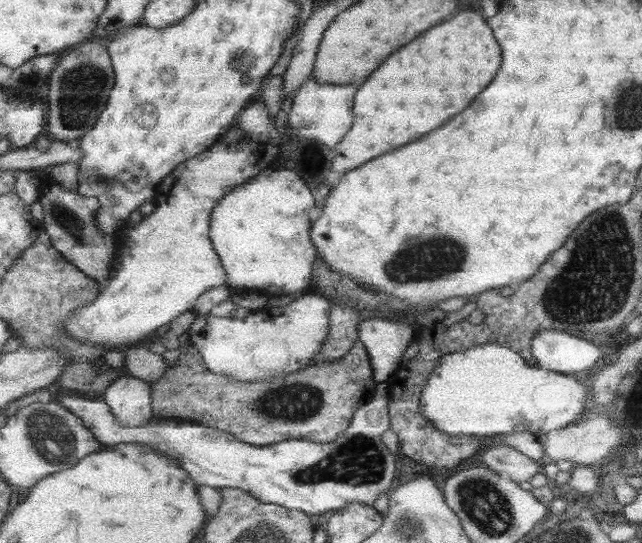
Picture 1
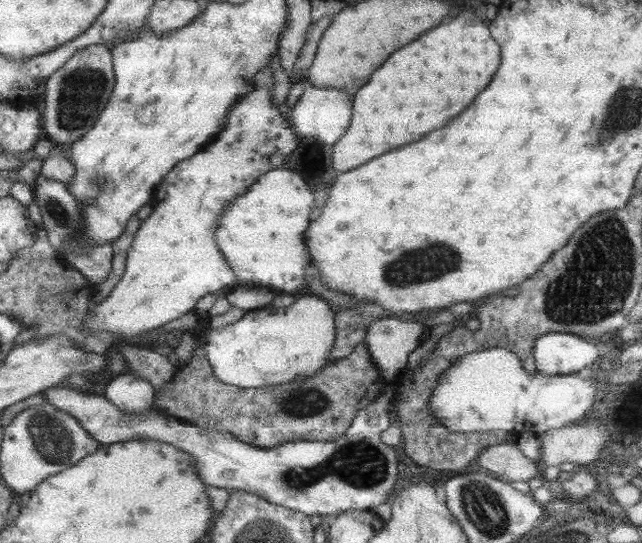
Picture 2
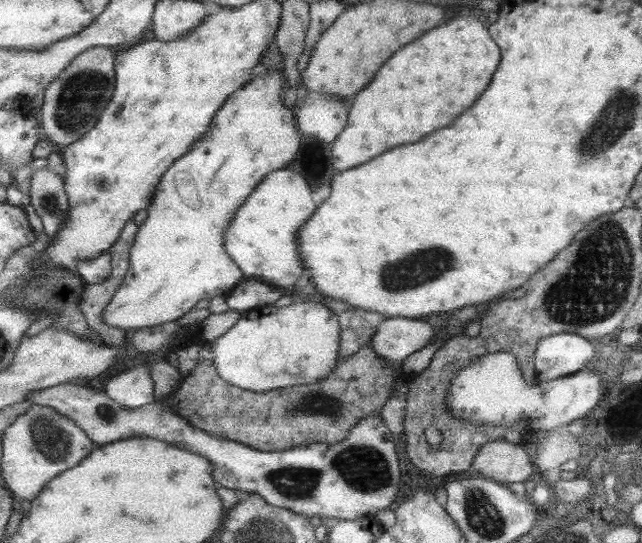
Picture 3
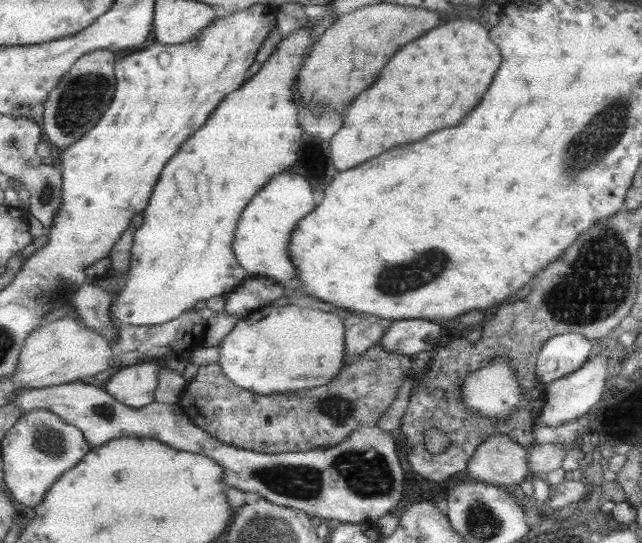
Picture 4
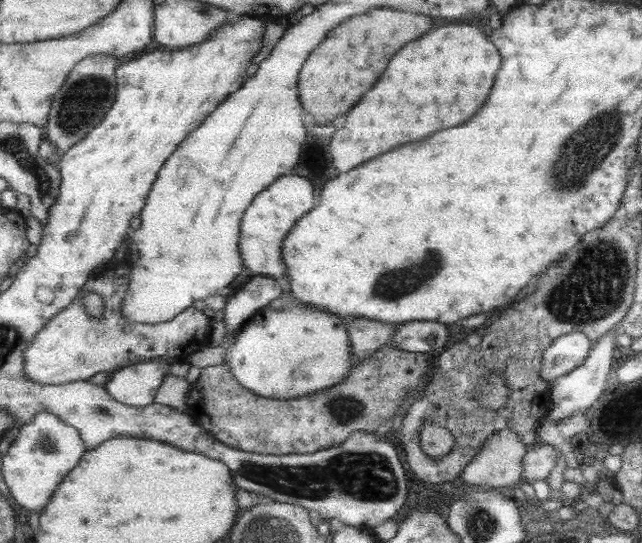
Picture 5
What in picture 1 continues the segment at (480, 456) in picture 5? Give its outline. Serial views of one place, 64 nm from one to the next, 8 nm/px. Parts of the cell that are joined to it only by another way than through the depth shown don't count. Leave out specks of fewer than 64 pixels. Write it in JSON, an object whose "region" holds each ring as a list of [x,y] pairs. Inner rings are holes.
{"region":[[[493,444],[482,454],[482,465],[494,470],[499,475],[504,474],[509,480],[518,484],[530,481],[543,470],[528,456],[508,446]]]}

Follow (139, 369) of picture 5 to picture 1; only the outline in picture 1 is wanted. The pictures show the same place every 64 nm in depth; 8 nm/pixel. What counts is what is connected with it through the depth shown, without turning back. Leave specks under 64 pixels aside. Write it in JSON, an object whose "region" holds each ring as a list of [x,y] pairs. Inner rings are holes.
{"region":[[[132,376],[117,378],[106,388],[103,401],[122,426],[144,426],[153,416],[149,383]]]}

